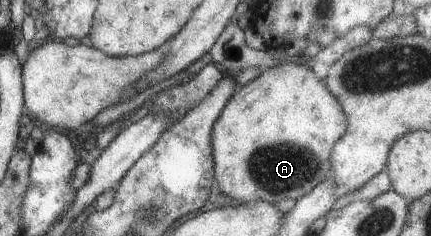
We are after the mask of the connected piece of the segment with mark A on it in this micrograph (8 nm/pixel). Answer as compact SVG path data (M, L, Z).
M286 62L263 69L252 81L239 87L216 118L210 134L214 180L220 193L242 204L266 201L276 205L282 199L298 199L332 173L332 146L346 131L346 117L336 97L326 89L312 69Z

